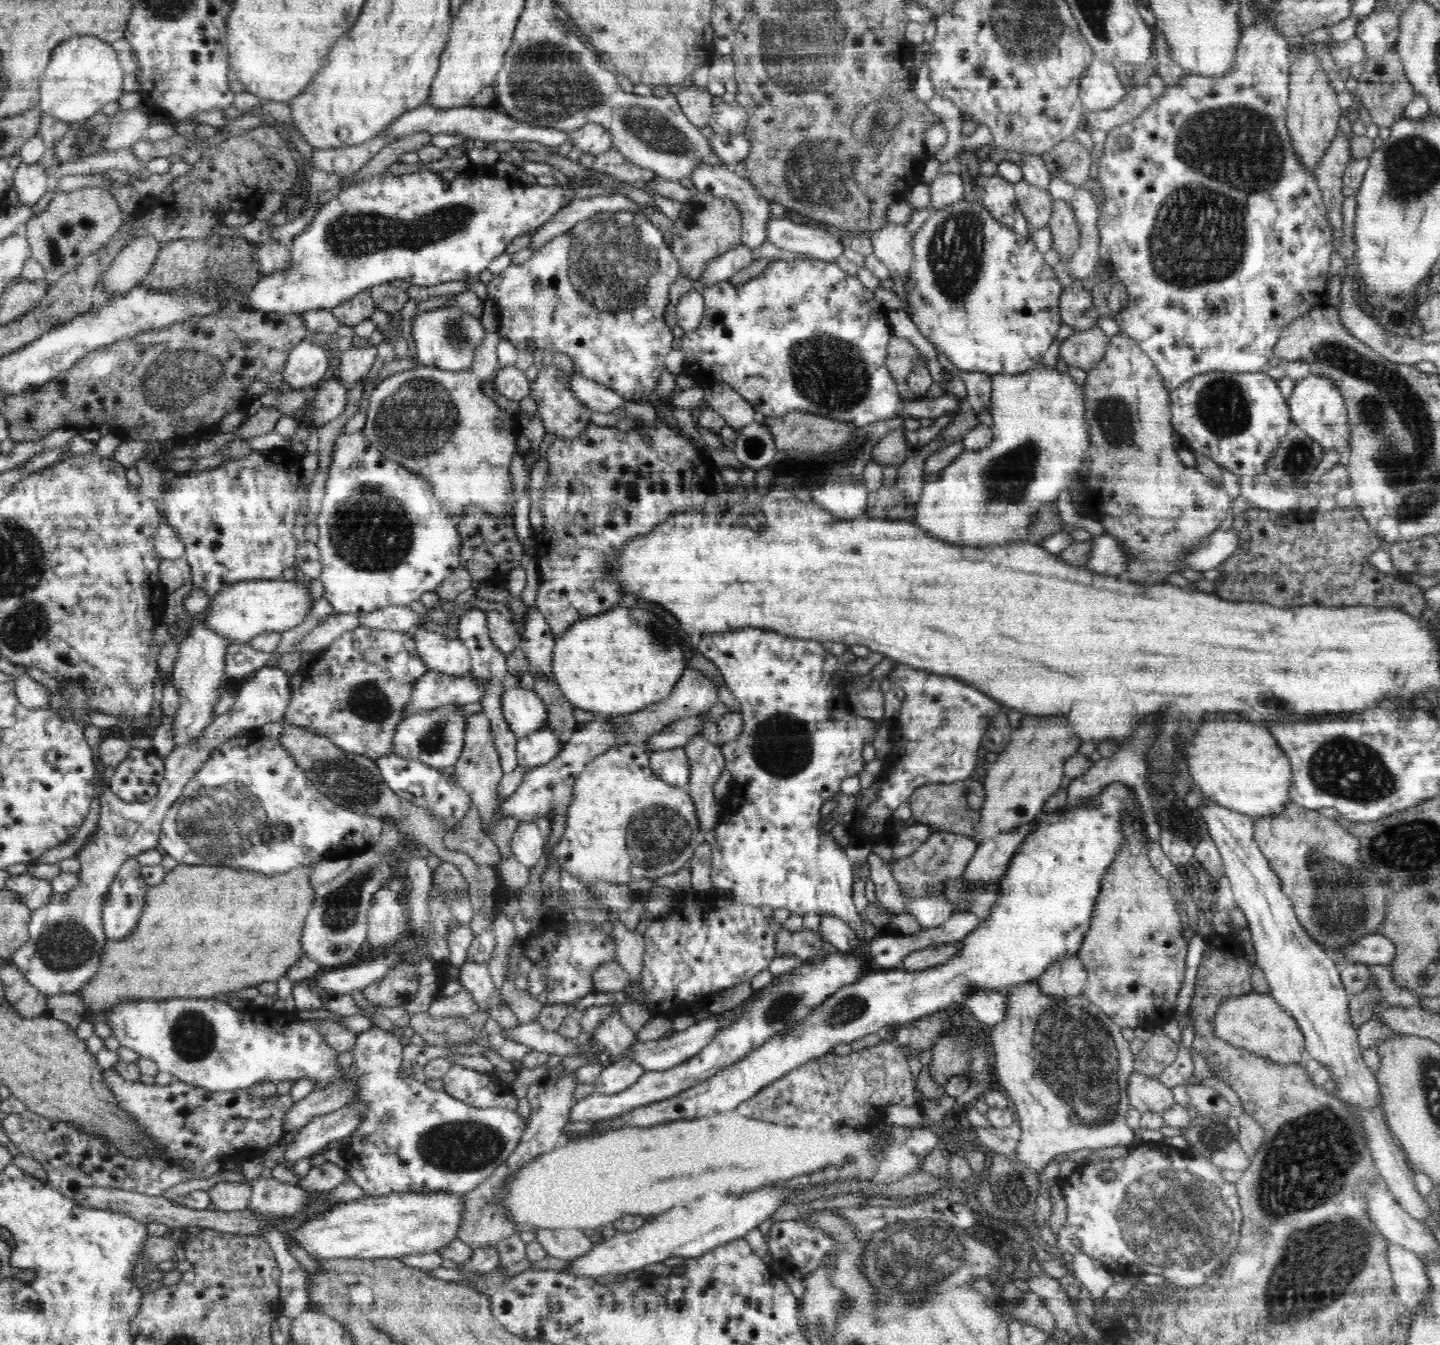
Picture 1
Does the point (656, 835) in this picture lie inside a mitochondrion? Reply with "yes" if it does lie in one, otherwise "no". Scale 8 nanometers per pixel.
yes

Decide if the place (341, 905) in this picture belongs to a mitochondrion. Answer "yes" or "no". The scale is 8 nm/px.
yes

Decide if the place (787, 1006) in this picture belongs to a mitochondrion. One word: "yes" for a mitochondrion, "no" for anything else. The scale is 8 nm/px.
yes

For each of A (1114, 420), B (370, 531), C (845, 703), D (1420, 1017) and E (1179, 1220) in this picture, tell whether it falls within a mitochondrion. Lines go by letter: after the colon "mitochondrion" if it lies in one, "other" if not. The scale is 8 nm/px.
A: mitochondrion
B: mitochondrion
C: other
D: other
E: mitochondrion

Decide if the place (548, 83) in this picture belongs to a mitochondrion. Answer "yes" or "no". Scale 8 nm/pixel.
yes

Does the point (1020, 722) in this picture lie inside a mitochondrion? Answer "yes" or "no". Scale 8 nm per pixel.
no

